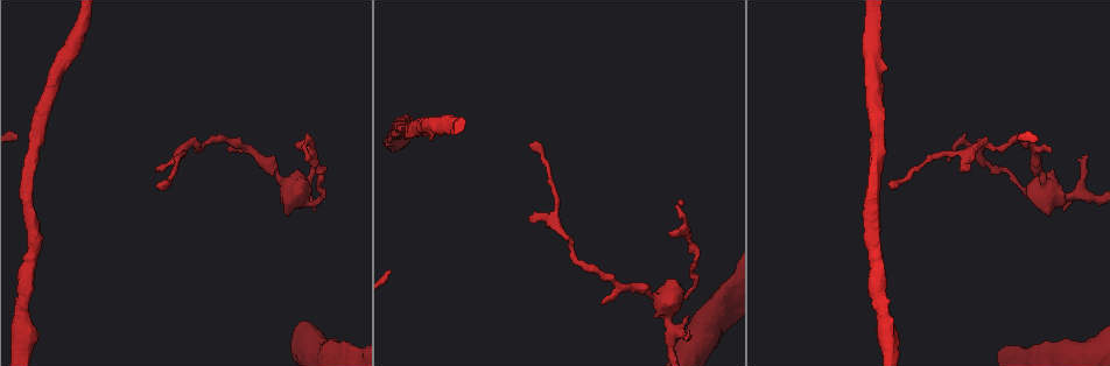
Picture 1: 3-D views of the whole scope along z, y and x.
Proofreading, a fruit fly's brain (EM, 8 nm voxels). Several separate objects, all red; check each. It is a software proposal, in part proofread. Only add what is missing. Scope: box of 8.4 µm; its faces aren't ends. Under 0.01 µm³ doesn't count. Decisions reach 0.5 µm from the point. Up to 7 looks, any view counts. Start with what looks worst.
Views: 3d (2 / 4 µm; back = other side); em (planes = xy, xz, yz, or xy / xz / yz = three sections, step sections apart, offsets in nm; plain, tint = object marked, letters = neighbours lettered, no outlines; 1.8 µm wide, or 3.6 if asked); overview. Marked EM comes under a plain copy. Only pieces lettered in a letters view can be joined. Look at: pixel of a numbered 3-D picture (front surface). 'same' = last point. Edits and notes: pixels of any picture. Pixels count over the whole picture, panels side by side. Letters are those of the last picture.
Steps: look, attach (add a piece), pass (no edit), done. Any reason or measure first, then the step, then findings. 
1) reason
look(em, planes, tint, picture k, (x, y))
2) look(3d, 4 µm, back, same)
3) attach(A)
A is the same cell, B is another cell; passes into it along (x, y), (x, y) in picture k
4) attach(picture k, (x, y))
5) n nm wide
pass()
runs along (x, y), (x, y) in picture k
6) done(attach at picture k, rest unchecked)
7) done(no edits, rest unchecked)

branch stops here
look(em, xy, step 4, tint, picture 1, (1052, 151))

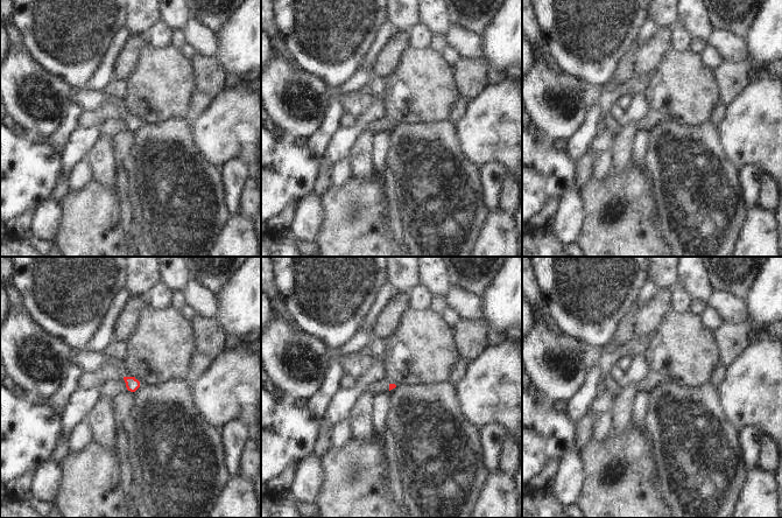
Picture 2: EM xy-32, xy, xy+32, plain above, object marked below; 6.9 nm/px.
see the neighbours
look(em, xy, step 4, letters, same)

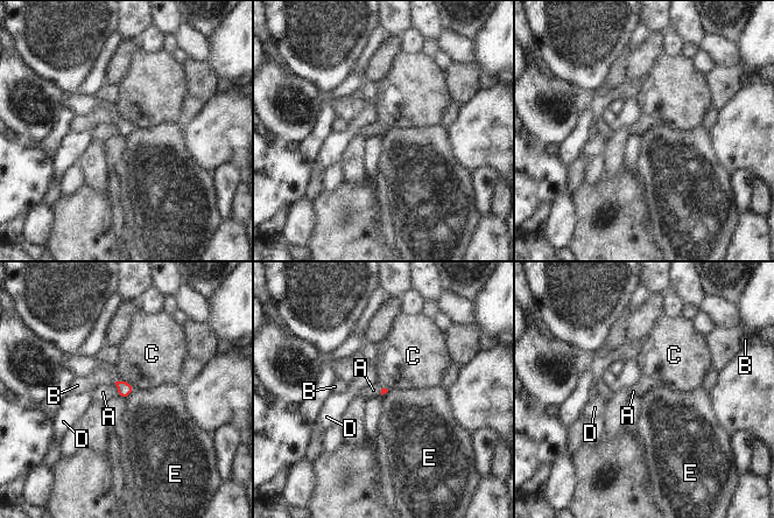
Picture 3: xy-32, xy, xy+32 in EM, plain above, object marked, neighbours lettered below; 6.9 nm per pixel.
C touches over 160 nm
pass()
A, B, C, D and E are other cells; border along (134, 389), (125, 399) in picture 3; none of them fits

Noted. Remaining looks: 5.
free end
look(em, xz, step 4, tint, picture 1, (156, 168))

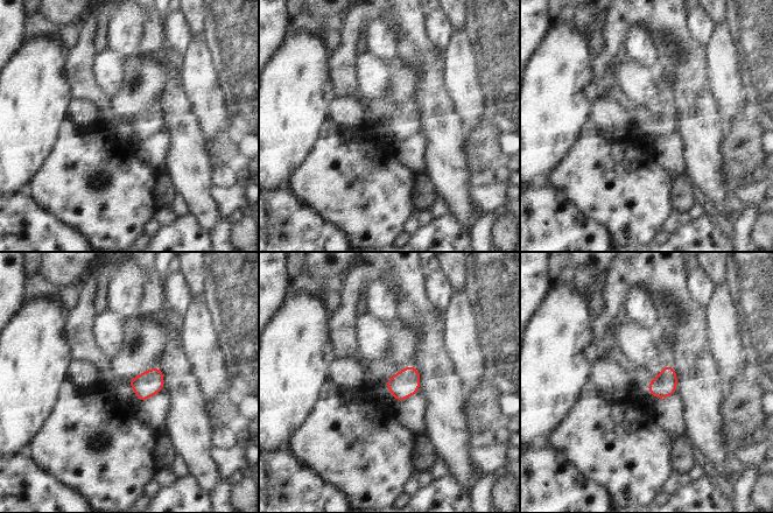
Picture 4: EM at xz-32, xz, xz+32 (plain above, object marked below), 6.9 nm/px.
look(em, planes, letters, same)

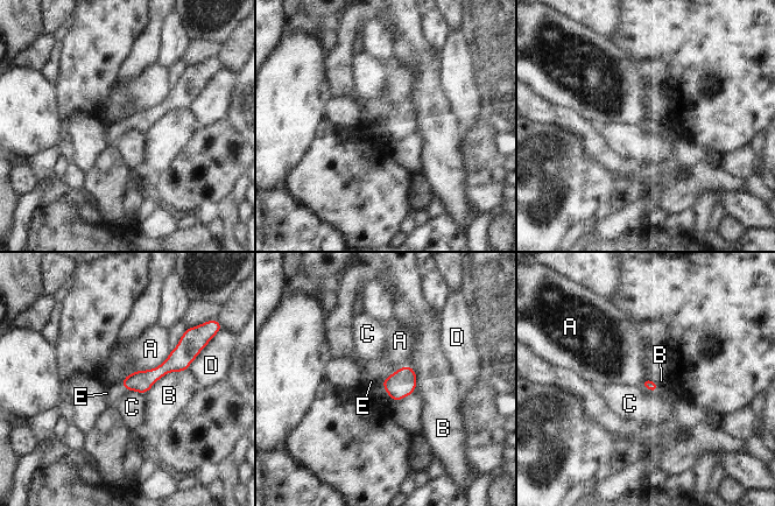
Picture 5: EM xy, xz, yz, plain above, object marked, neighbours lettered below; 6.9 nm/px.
attach(E)
E is the same cell, A, B, C and D are other cells; the neuron continues

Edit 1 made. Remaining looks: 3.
thin end
look(em, planes, letters, picture 1, (892, 187))

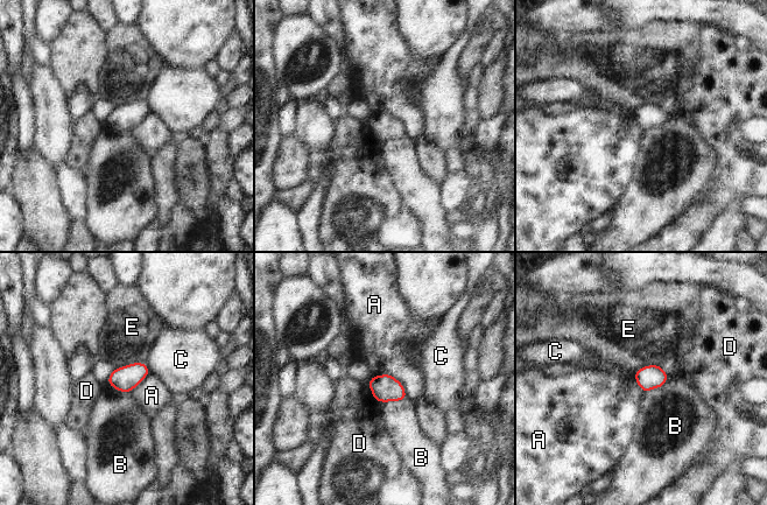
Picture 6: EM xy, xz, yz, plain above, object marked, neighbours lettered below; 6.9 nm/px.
pass()
A, B, C, D and E are other cells; border along (372, 376), (389, 373), (408, 398) in picture 6; no lettered piece goes on from it

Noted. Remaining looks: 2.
done(attach at picture 5, rest unchecked)

